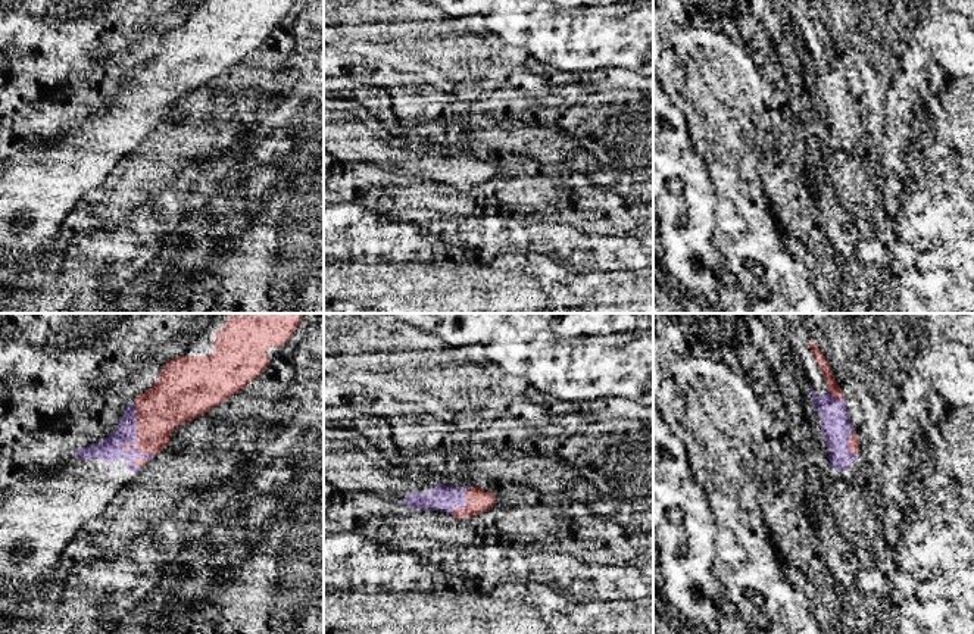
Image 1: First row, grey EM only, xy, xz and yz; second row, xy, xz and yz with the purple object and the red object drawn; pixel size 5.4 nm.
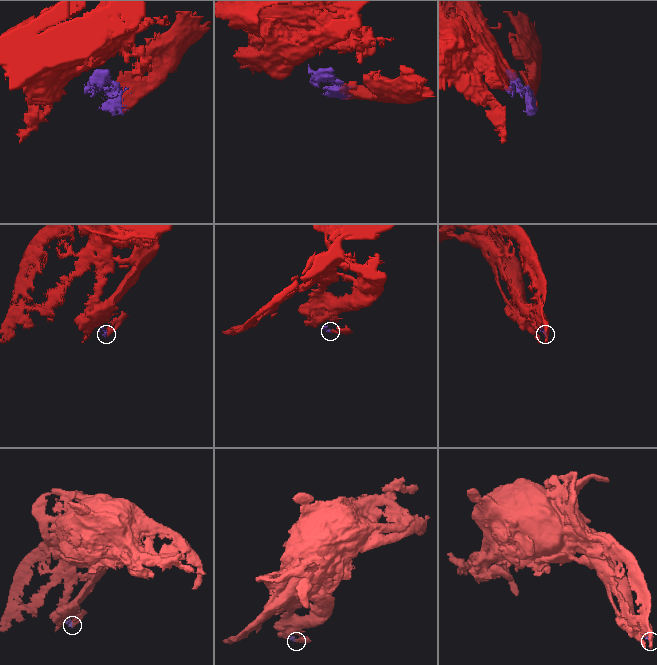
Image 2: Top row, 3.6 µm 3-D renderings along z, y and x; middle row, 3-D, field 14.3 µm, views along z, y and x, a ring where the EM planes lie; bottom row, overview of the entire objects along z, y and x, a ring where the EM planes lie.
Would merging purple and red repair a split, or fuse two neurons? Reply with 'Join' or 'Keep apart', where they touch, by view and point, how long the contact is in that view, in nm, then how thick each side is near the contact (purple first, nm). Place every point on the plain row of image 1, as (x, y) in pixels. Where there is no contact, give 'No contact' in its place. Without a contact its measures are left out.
Keep apart. Touches purple at xy (136, 108). Shared border 300 nm. Thickness 140 nm (purple) against 260 nm

